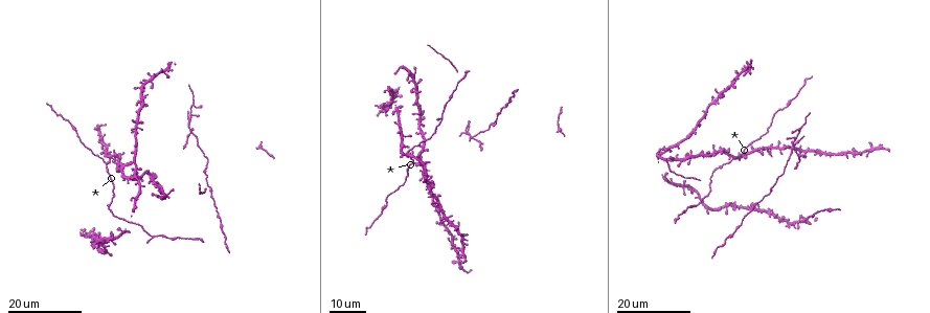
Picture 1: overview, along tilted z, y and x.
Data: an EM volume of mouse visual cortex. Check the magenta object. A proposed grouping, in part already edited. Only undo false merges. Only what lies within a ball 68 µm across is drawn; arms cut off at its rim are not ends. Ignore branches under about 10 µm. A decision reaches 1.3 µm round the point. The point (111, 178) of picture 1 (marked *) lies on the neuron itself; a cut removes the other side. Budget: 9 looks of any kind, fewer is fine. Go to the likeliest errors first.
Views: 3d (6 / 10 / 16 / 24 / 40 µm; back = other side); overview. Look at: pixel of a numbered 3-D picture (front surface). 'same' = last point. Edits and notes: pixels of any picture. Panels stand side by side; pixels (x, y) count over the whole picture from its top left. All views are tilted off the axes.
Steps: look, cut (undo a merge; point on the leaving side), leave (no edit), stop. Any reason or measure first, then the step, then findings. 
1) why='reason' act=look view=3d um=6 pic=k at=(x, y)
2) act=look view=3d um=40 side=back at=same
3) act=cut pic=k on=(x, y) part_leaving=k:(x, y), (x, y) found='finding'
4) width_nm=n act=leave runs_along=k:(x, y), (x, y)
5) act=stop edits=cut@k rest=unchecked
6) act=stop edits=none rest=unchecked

why='three arms meet' act=look view=3d um=16 pic=1 at=(411, 81)

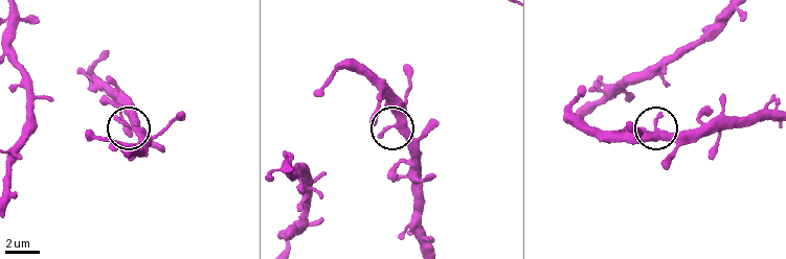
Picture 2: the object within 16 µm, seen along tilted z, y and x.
act=look view=3d um=10 pic=2 at=(397, 122)

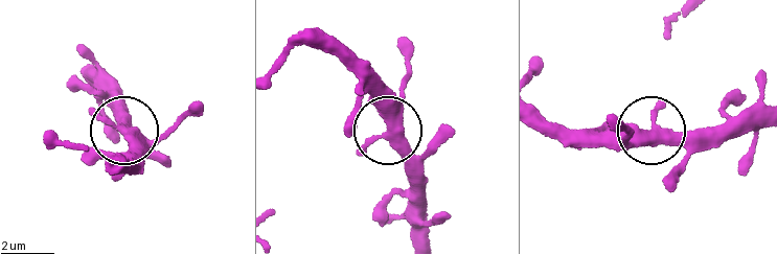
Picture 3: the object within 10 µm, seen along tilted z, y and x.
width_nm=360 act=leave found='continuous, no second neuron'

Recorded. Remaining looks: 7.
why='three arms meet' act=look view=3d um=24 pic=1 at=(680, 143)

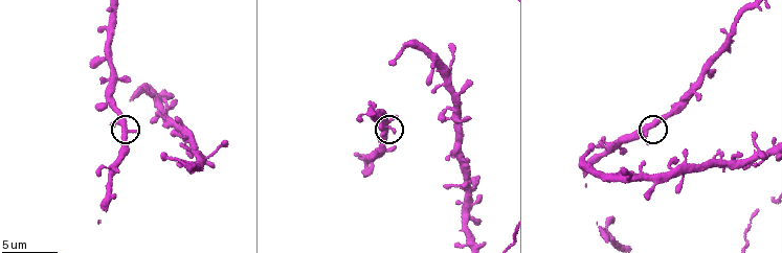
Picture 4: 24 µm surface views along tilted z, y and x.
why='closer look' act=look view=3d um=6 pic=4 at=(649, 127)

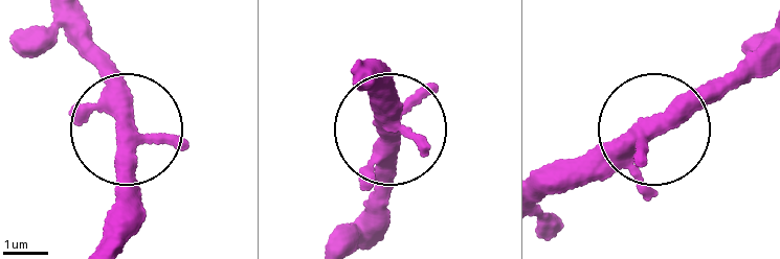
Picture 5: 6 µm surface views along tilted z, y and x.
act=look view=3d um=6 side=back pic=5 at=(123, 131)

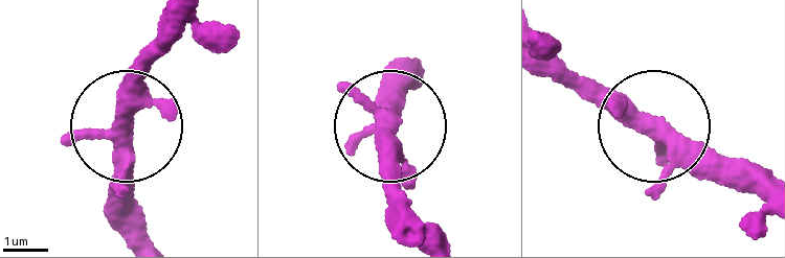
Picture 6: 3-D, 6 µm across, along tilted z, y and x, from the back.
width_nm=330 act=leave found='continuous, no second neuron'

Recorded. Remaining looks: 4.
why='calibre changes' act=look view=3d um=16 pic=1 at=(222, 229)

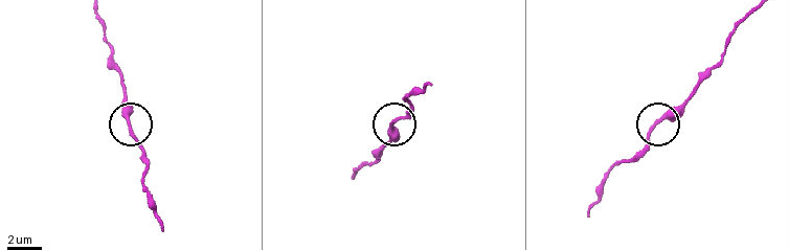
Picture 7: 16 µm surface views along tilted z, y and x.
act=look view=3d um=6 pic=7 at=(131, 129)

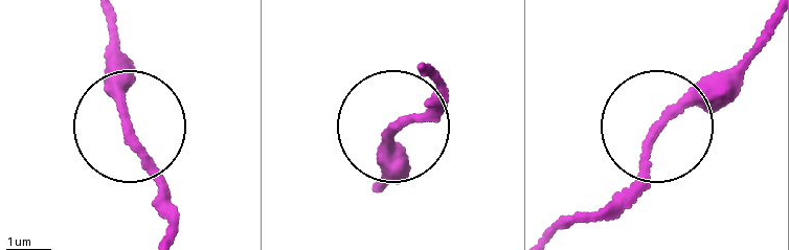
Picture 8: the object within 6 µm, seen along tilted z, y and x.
act=leave found='continuous, no second neuron'

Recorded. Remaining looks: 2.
why='calibre changes' act=look view=3d um=16 pic=1 at=(205, 166)

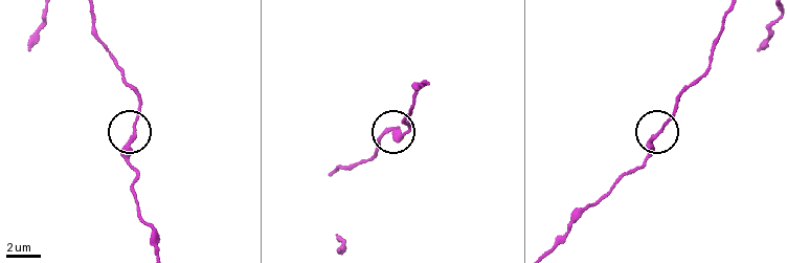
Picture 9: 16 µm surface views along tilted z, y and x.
act=look view=3d um=6 pic=9 at=(134, 135)

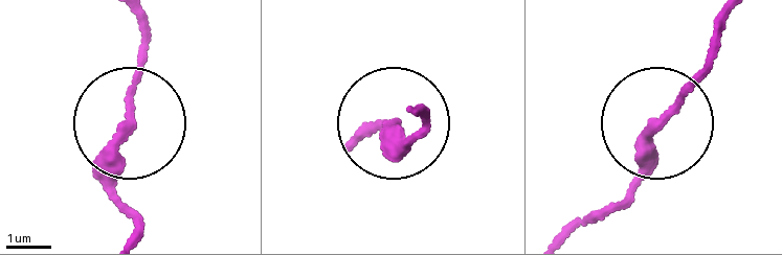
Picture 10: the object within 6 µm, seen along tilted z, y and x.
act=leave runs_along=10:(133, 235), (120, 145), (142, 27) found='one neuron here'

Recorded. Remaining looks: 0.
act=stop edits=none rest=unchecked

